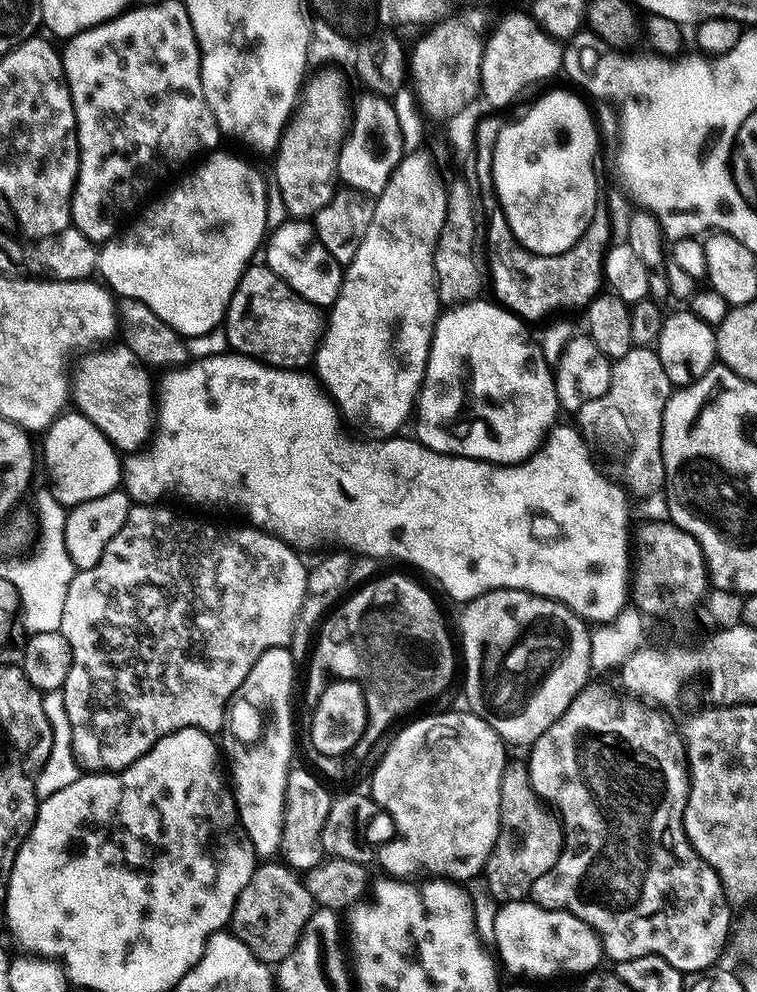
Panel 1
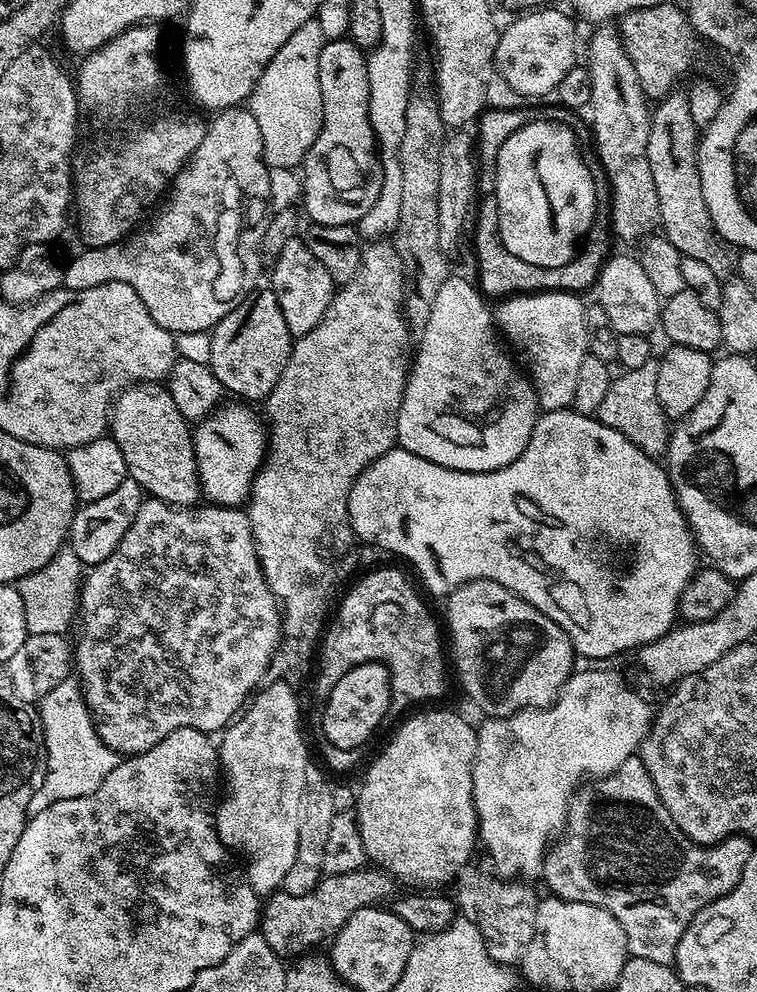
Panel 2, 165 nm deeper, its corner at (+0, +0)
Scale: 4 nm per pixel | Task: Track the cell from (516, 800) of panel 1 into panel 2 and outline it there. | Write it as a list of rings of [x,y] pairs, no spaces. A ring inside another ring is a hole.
[[[468,863],[454,881],[454,903],[459,915],[469,919],[481,931],[489,956],[498,964],[505,966],[519,965],[524,957],[530,938],[534,938],[534,922],[538,895],[531,888],[531,883],[521,882],[516,878],[501,878],[495,874],[475,868],[475,863]]]

